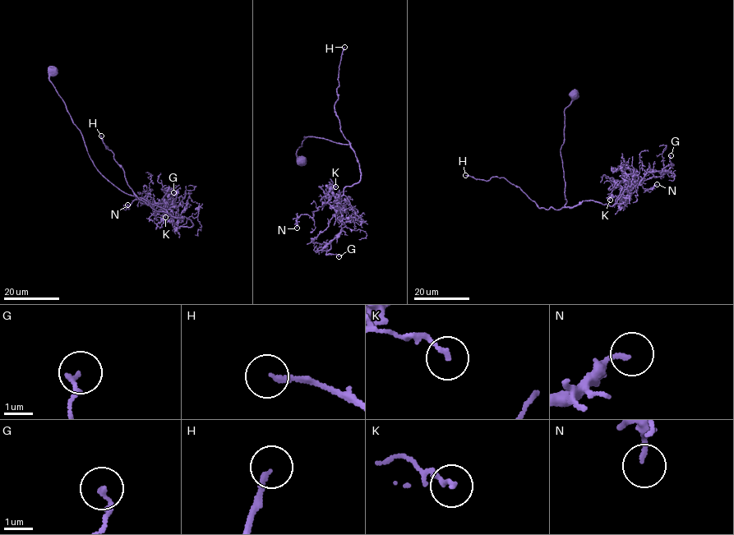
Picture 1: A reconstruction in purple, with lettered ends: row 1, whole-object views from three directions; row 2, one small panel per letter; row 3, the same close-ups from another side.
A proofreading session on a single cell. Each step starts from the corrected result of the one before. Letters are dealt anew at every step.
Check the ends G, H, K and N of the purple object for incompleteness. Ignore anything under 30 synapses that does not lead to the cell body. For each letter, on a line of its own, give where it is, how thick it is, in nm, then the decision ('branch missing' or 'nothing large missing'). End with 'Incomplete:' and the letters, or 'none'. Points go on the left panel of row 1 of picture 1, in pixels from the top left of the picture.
G: (173, 192) | 160 nm | nothing large missing
H: (101, 136) | 150 nm | branch missing
K: (165, 217) | 130 nm | nothing large missing
N: (127, 205) | 150 nm | nothing large missing
Incomplete: H

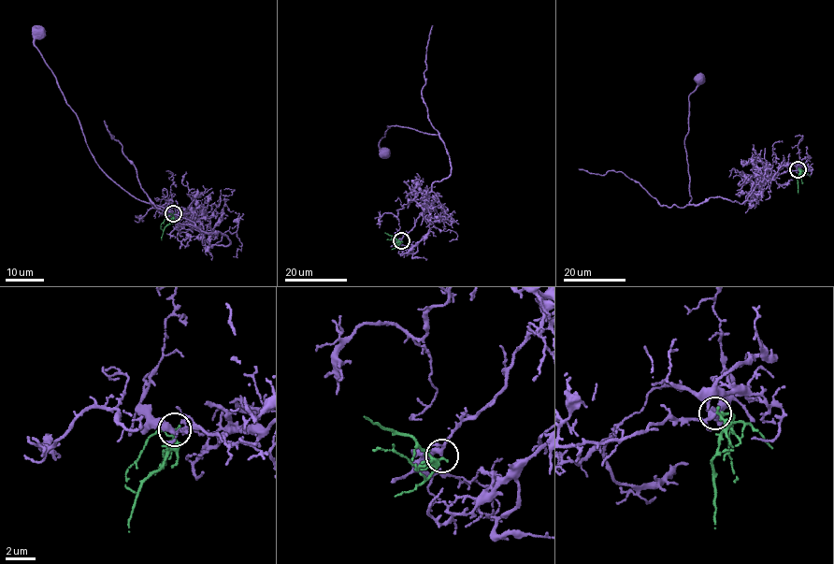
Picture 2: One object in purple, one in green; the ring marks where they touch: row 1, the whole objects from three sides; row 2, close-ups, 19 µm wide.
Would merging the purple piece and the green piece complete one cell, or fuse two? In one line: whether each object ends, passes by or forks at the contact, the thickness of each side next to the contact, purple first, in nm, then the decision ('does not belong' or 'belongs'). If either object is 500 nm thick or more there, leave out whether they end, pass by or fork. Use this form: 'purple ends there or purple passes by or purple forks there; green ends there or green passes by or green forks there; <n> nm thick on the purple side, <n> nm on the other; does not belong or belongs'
purple forks there; green forks there; 260 nm thick on the purple side, 130 nm on the other; belongs

